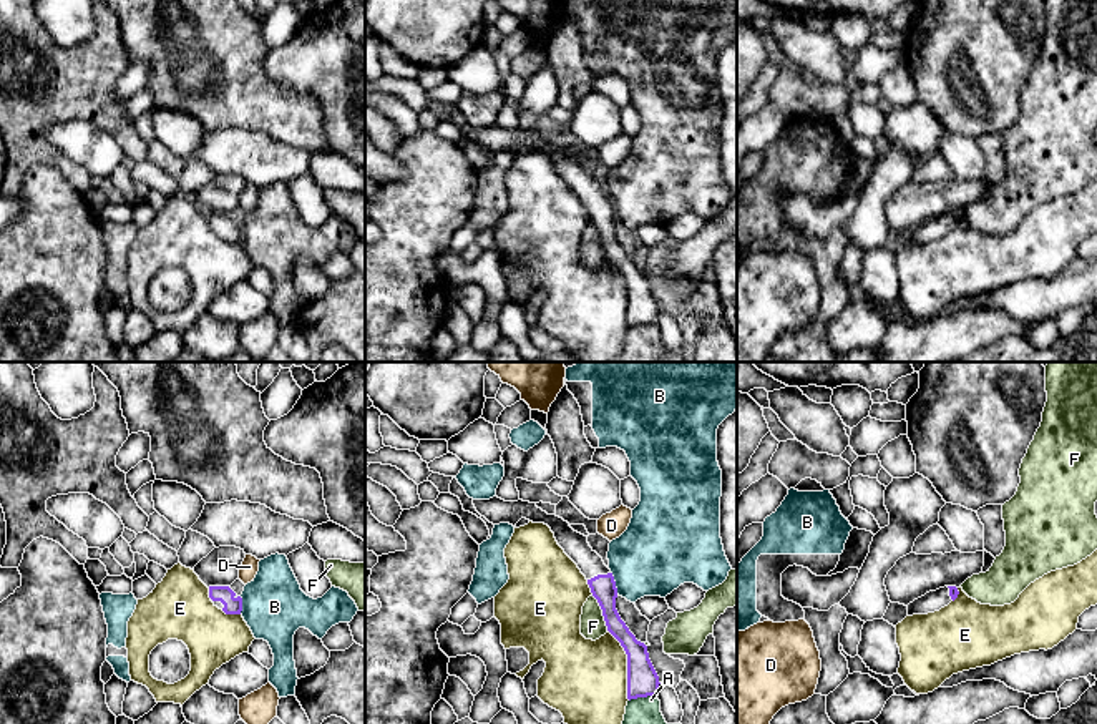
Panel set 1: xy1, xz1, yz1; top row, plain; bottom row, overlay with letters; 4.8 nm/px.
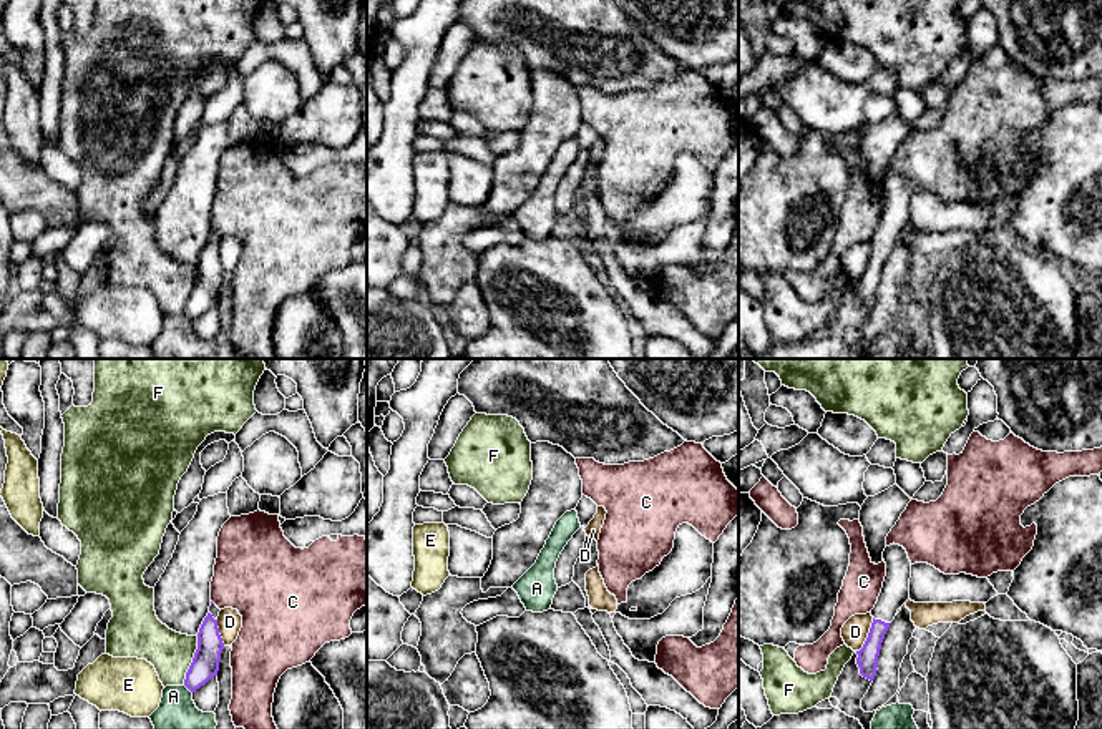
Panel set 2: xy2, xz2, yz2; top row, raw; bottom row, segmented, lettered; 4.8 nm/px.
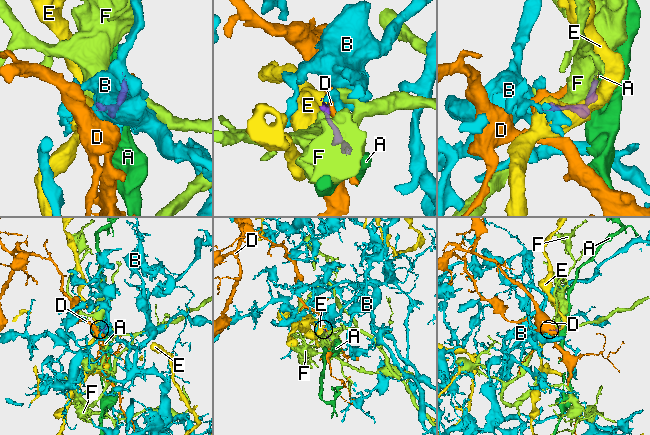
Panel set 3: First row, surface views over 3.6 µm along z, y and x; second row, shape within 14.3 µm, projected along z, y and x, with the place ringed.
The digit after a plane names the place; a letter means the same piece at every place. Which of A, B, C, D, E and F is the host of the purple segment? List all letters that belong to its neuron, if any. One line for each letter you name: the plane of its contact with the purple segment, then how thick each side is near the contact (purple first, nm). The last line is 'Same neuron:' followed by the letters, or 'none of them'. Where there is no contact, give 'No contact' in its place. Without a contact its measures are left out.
Same neuron: none of them

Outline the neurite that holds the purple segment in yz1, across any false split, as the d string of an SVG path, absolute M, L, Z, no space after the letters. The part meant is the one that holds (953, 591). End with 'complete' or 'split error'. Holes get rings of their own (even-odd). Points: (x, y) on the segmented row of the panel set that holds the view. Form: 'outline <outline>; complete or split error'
outline M944 586L936 591L929 591L908 604L908 616L939 611L941 608L954 601L958 594L959 591L956 586Z; split error

